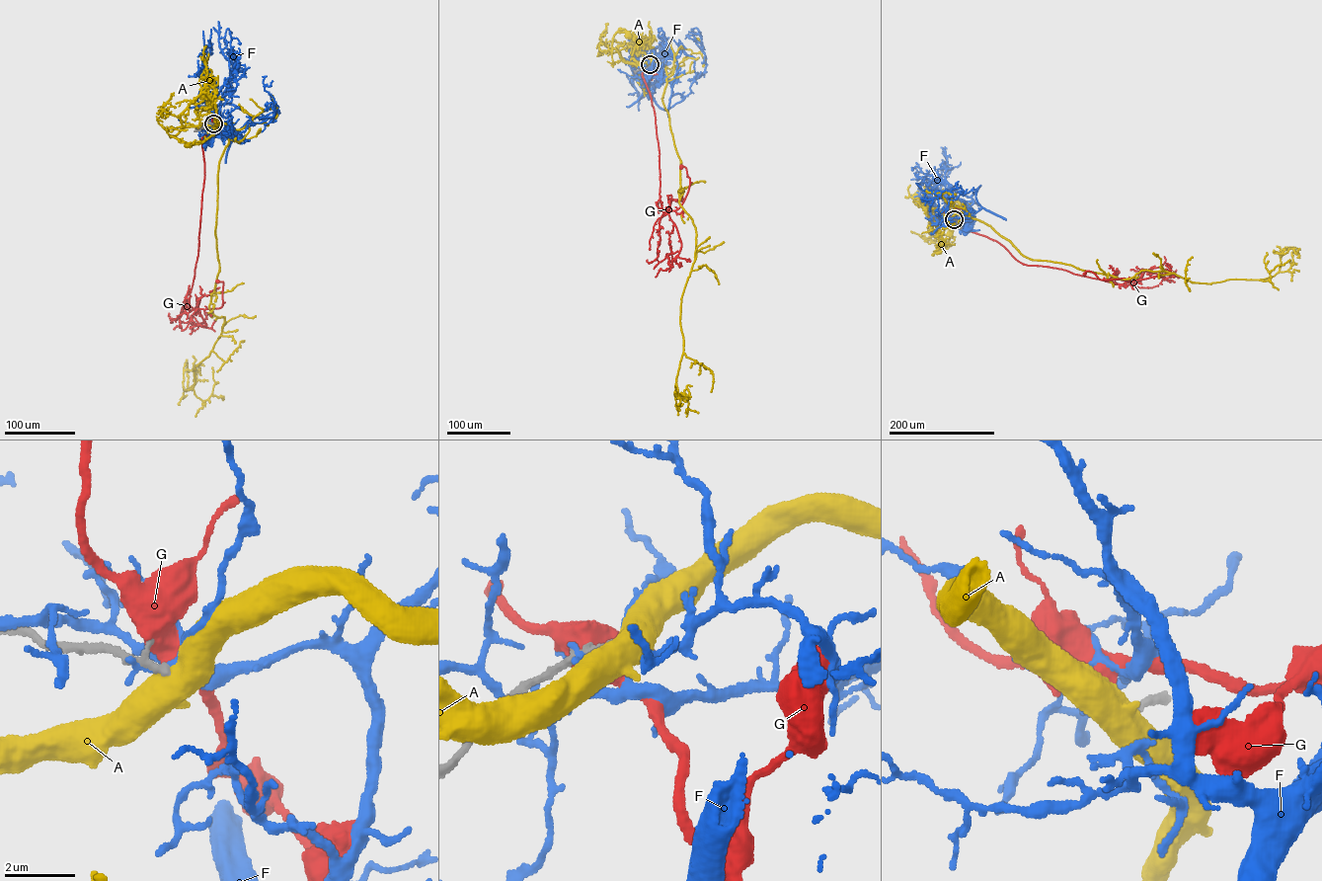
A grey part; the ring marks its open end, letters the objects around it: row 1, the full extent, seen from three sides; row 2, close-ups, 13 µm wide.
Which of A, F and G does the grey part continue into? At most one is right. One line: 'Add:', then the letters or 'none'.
Add: none

